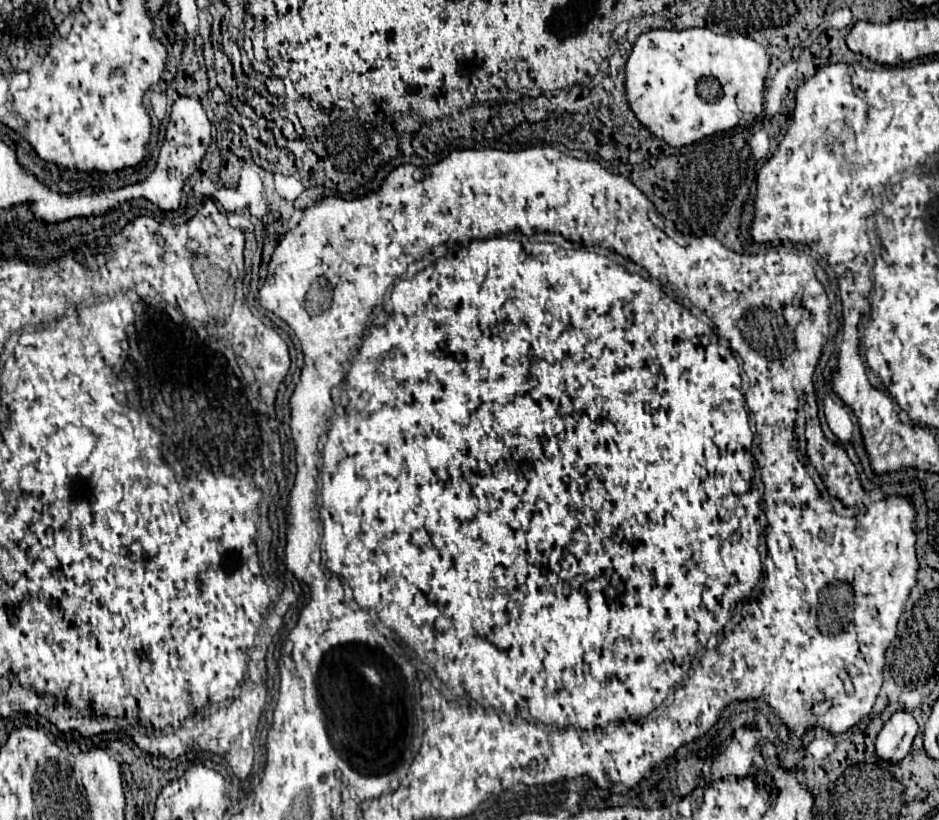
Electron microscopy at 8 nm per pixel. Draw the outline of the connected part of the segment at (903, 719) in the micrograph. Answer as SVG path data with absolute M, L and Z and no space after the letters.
M896 712L876 736L876 756L886 762L900 762L912 748L918 724L910 712Z

